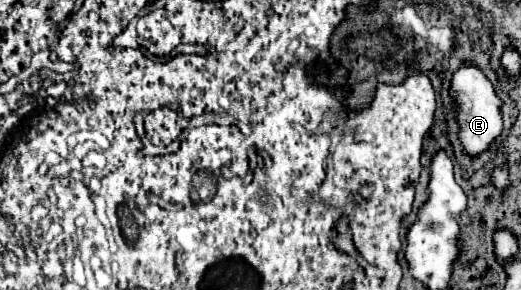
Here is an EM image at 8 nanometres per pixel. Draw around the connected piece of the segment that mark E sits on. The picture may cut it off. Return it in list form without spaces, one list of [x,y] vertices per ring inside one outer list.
[[[462,62],[460,68],[452,74],[450,80],[450,96],[456,100],[456,122],[458,122],[458,140],[466,156],[476,158],[490,150],[490,144],[502,134],[502,100],[494,90],[494,84],[484,76],[484,72],[470,64]]]

